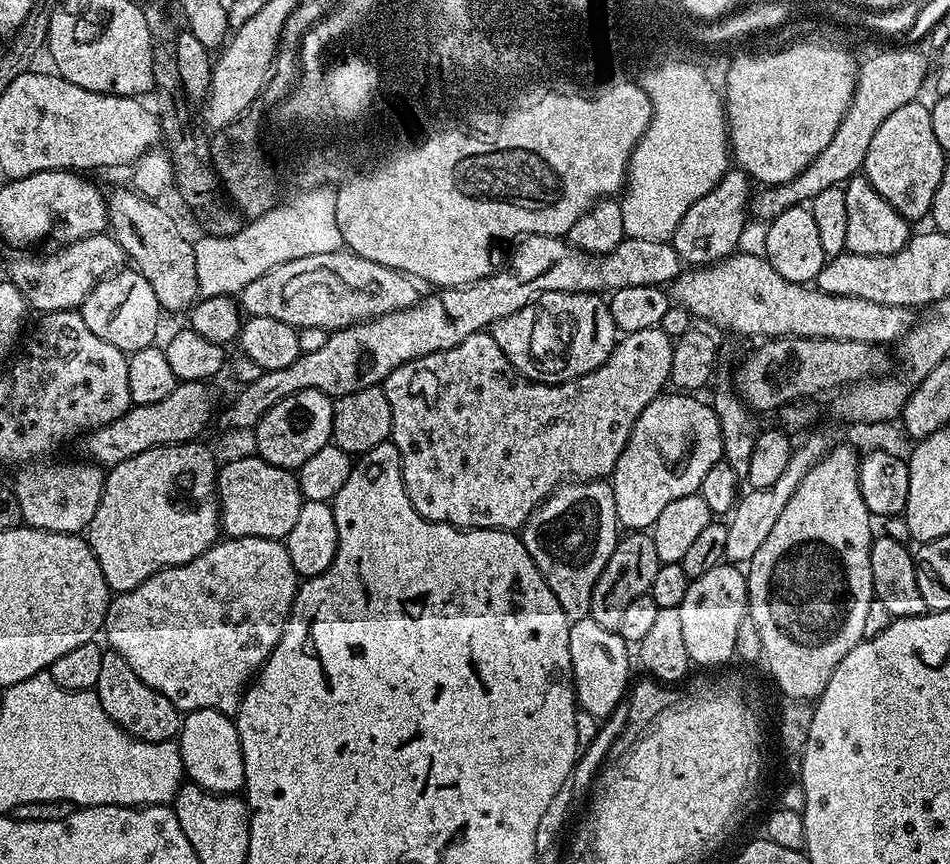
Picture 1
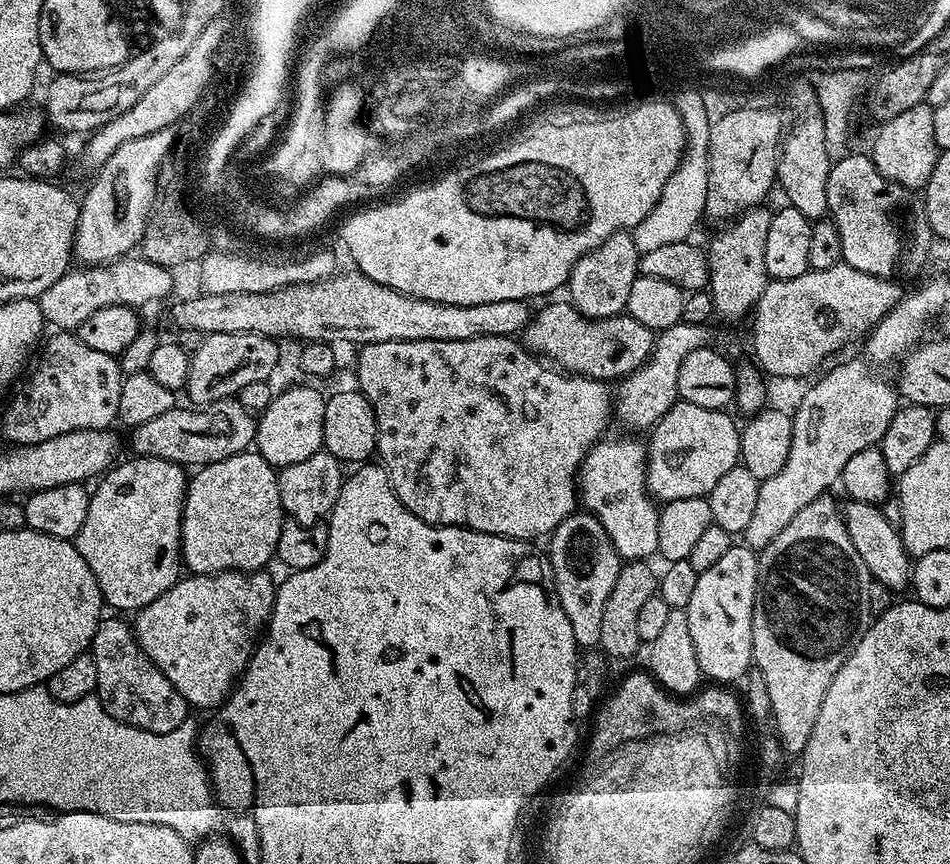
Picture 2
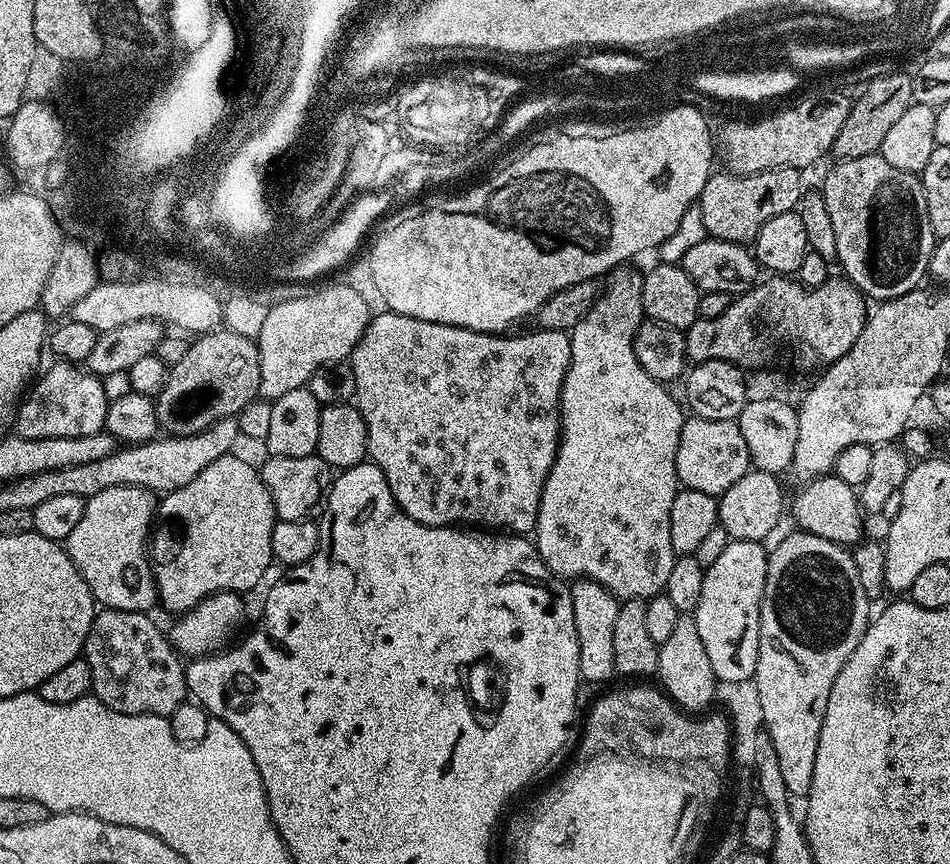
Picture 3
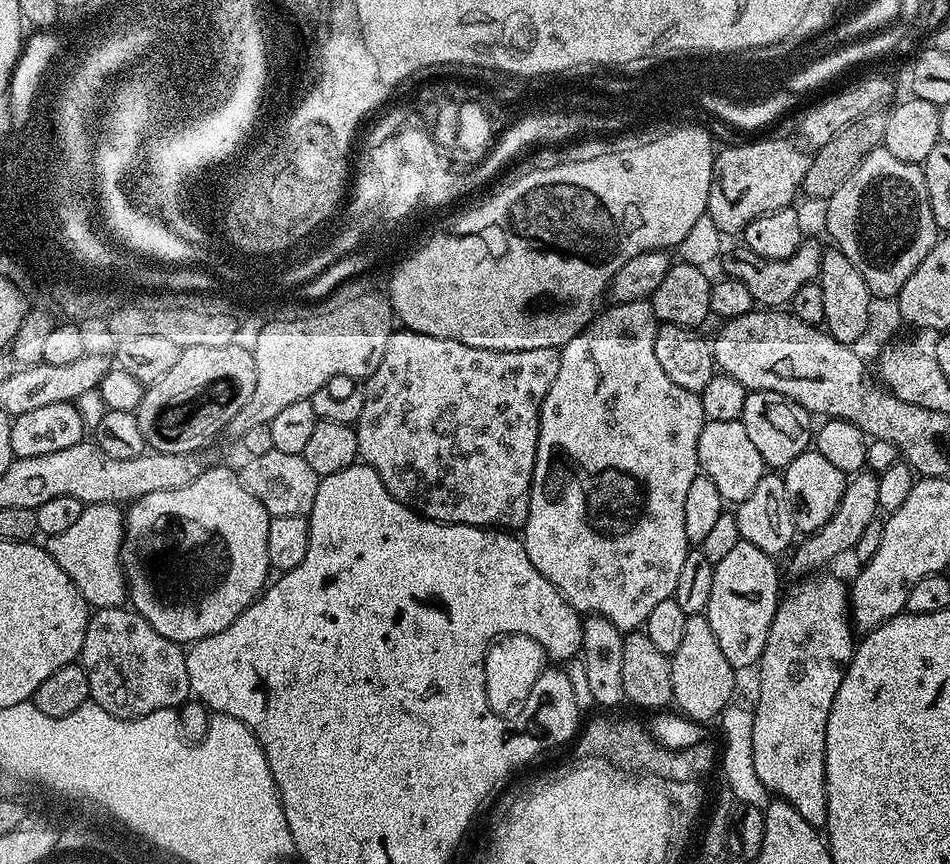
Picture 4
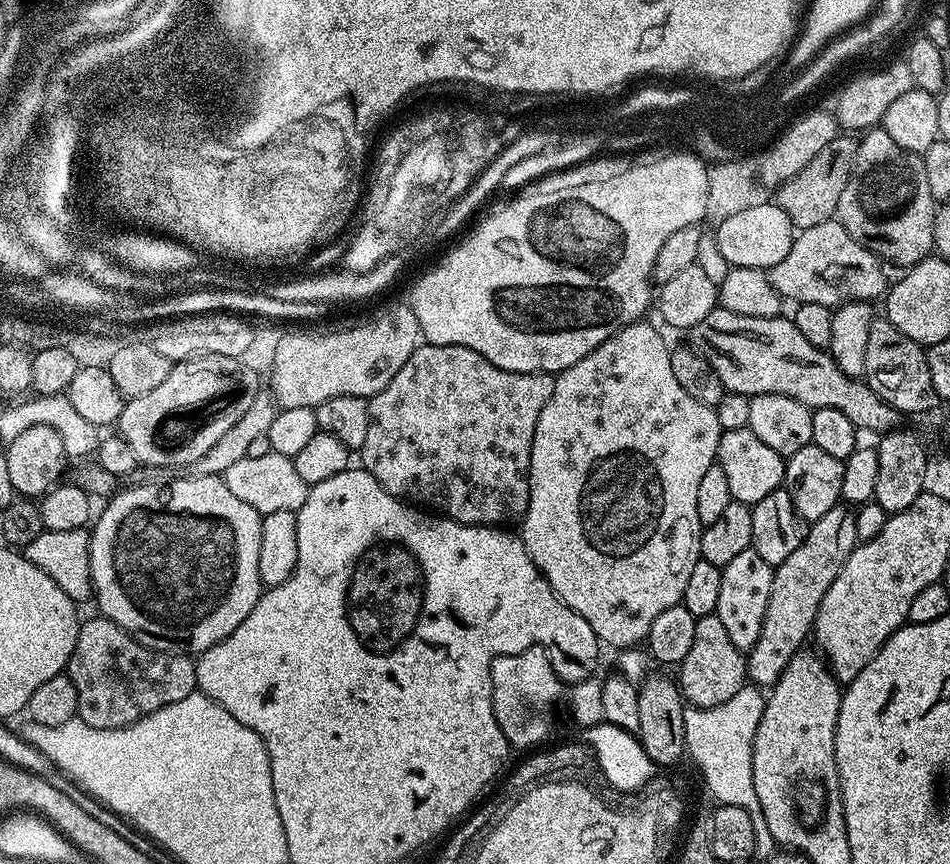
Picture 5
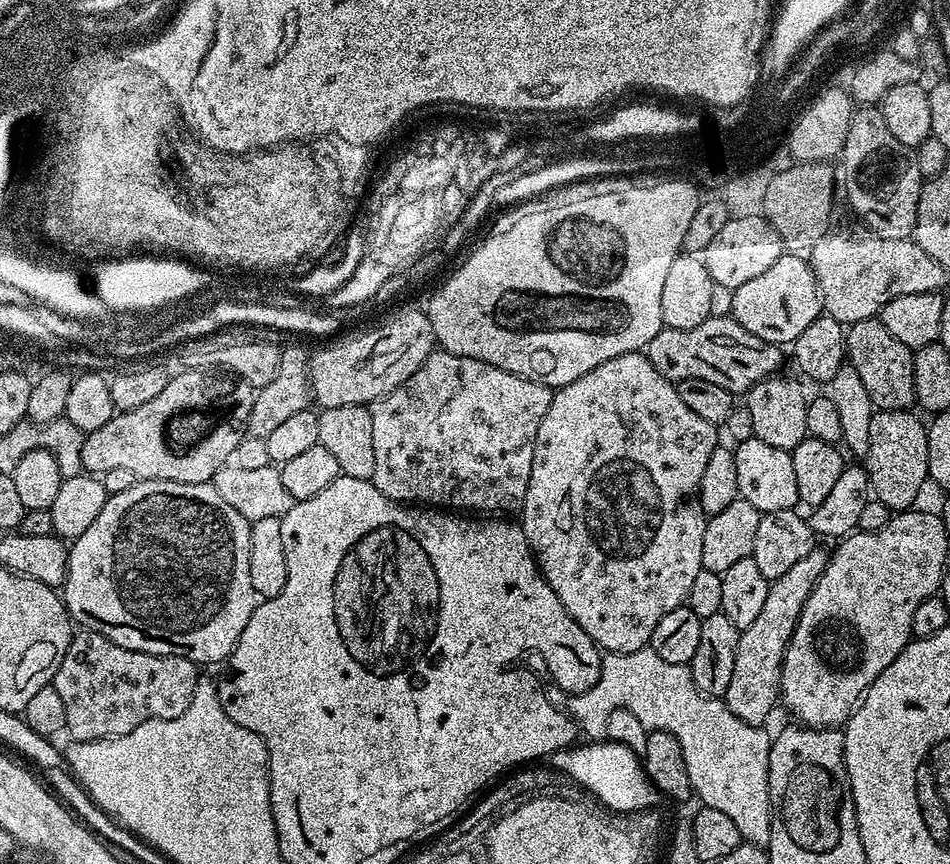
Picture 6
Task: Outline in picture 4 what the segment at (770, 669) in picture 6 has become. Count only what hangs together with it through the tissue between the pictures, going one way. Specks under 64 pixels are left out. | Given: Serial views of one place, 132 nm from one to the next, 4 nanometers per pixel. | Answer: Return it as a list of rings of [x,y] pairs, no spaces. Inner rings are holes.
[[[861,470],[851,477],[844,485],[844,493],[838,502],[838,510],[826,522],[826,526],[819,528],[817,532],[811,533],[807,538],[795,545],[792,556],[792,568],[799,574],[812,574],[823,564],[831,562],[835,556],[843,552],[851,553],[855,549],[858,538],[862,538],[866,526],[870,526],[872,520],[877,519],[880,507],[878,506],[878,482],[879,475],[871,470]],[[800,544],[800,545],[799,545]],[[796,552],[796,553],[795,553]]]

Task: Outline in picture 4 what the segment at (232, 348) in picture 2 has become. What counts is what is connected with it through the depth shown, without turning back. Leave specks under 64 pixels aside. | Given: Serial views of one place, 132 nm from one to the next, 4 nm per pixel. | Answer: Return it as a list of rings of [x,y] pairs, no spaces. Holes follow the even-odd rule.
[[[232,343],[226,346],[190,346],[183,349],[181,357],[170,370],[147,385],[140,407],[136,409],[136,417],[142,426],[142,434],[149,445],[160,444],[160,436],[152,436],[152,416],[156,416],[156,408],[160,404],[172,404],[172,400],[184,400],[184,396],[192,396],[200,384],[208,384],[208,380],[216,380],[216,376],[232,376],[236,384],[240,384],[240,392],[254,394],[254,358],[250,350],[244,350]]]

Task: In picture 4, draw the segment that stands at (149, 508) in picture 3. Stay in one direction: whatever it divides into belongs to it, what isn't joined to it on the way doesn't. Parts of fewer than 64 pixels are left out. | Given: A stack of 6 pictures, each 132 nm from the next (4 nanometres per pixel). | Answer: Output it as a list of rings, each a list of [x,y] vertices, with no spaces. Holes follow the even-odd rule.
[[[90,504],[78,514],[78,522],[62,530],[62,534],[47,537],[46,547],[49,554],[70,574],[70,582],[78,586],[78,594],[87,602],[89,609],[118,608],[128,600],[128,581],[124,578],[122,567],[122,549],[126,539],[126,516],[119,504]]]

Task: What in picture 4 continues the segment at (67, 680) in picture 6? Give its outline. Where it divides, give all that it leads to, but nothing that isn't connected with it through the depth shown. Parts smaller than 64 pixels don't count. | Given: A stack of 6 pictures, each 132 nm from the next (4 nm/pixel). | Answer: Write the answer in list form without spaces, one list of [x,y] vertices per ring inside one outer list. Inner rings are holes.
[[[131,607],[97,608],[89,615],[86,638],[82,642],[79,663],[86,670],[90,682],[91,703],[102,706],[106,714],[119,720],[137,720],[154,710],[179,709],[180,703],[190,696],[190,678],[186,674],[186,652],[170,638],[162,638],[146,618],[142,618]]]

